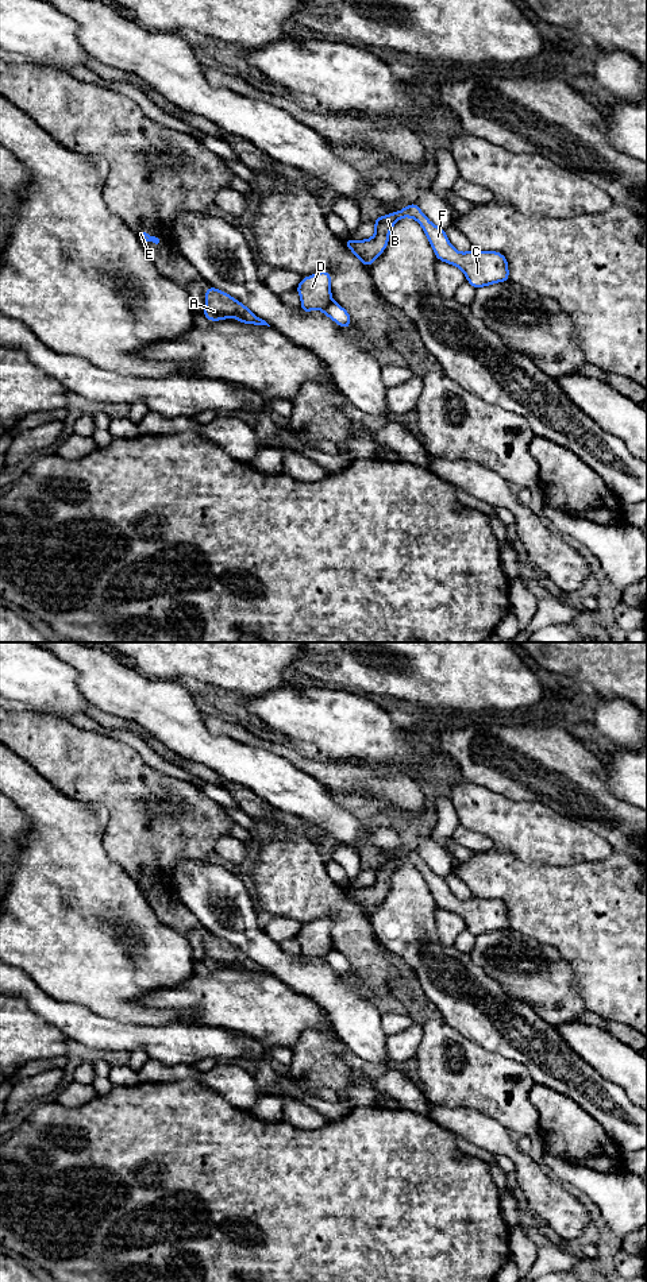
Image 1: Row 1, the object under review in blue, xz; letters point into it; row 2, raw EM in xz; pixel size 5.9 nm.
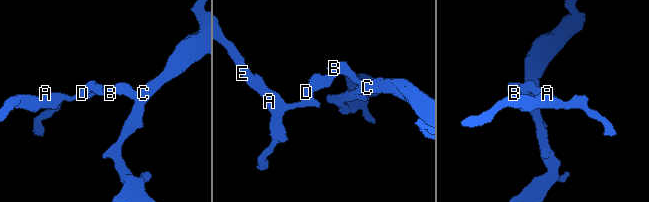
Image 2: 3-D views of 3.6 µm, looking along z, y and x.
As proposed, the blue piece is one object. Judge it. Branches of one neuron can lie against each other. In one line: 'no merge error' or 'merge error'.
merge error

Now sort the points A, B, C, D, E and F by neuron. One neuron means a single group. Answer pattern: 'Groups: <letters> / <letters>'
Groups: A E / B C D F

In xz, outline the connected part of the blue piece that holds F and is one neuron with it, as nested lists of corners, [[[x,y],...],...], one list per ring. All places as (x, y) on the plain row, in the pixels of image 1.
[[[416,850],[409,852],[398,860],[374,866],[376,883],[373,885],[365,888],[347,885],[344,891],[367,916],[385,899],[389,892],[392,874],[403,865],[415,866],[431,891],[436,907],[461,916],[466,923],[466,928],[473,935],[480,937],[496,930],[509,928],[508,908],[501,900],[477,897],[469,900],[457,899],[448,889],[446,879],[432,872]]]

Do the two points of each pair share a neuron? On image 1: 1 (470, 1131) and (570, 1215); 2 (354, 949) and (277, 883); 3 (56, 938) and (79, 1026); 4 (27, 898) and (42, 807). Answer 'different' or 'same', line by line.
1: same
2: same
3: different
4: same

